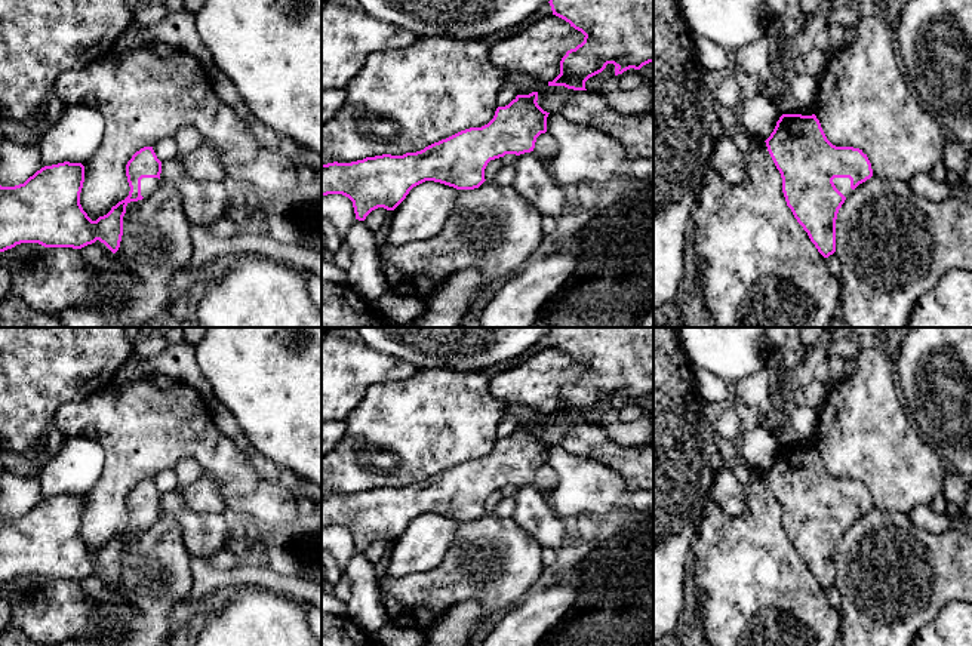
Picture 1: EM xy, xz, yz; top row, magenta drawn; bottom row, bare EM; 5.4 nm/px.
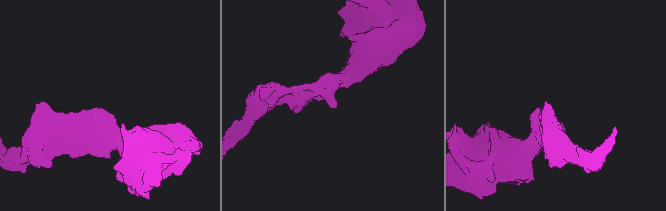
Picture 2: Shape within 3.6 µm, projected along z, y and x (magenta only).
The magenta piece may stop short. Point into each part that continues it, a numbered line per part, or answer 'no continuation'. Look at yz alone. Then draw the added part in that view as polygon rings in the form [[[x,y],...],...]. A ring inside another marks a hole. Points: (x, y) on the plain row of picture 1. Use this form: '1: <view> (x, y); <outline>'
1: yz (842, 516); [[[834,510],[833,511],[836,520],[845,527],[850,527],[852,526],[852,520],[850,520],[850,511],[849,510]]]

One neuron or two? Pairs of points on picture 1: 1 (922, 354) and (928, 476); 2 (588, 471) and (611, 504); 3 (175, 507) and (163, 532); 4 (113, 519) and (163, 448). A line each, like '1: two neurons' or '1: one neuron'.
1: two neurons
2: one neuron
3: two neurons
4: one neuron

